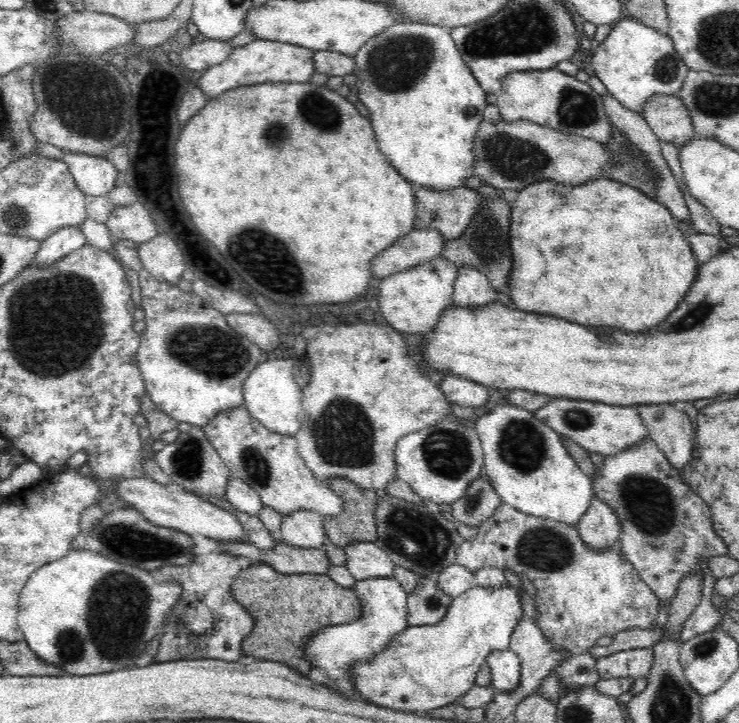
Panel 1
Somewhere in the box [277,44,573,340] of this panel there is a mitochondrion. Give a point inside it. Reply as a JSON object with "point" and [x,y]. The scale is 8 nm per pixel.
{"point":[509,157]}

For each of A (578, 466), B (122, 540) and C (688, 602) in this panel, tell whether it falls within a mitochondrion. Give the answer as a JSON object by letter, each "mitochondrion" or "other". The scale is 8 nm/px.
{"A":"other","B":"mitochondrion","C":"other"}

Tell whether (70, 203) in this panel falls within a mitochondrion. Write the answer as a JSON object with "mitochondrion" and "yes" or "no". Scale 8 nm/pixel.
{"mitochondrion":"no"}

